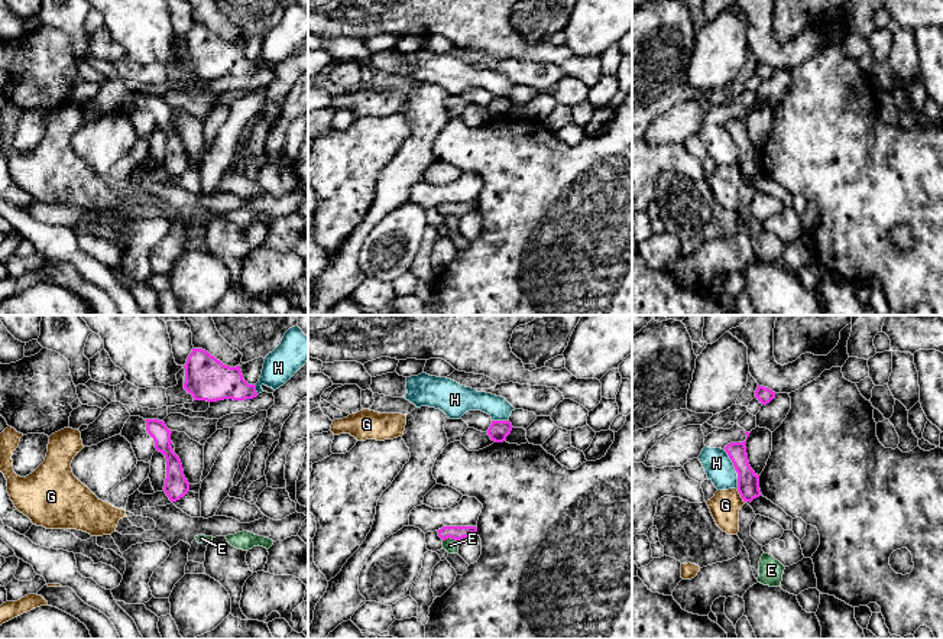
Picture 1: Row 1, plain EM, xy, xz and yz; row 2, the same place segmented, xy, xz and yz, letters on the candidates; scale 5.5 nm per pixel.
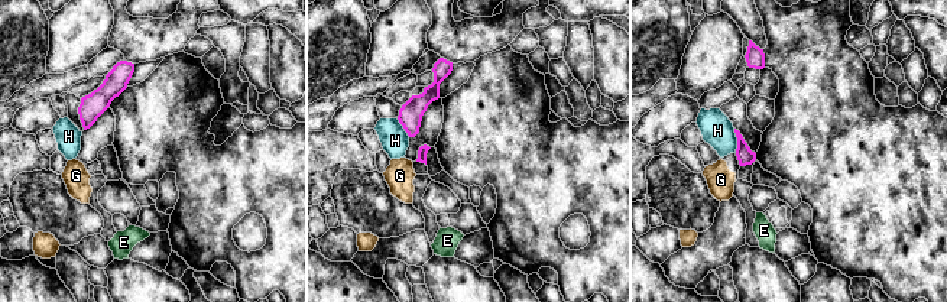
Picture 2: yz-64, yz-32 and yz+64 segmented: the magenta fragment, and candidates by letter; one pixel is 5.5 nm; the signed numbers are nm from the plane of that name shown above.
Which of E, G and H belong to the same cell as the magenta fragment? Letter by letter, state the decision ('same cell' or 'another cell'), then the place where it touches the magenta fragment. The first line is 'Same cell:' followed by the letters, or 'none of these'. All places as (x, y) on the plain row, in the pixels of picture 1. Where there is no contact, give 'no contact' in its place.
Same cell: none of these
E: another cell; contact xz (450, 213)
G: another cell; contact yz (741, 172)
H: another cell; contact yz (735, 145)

